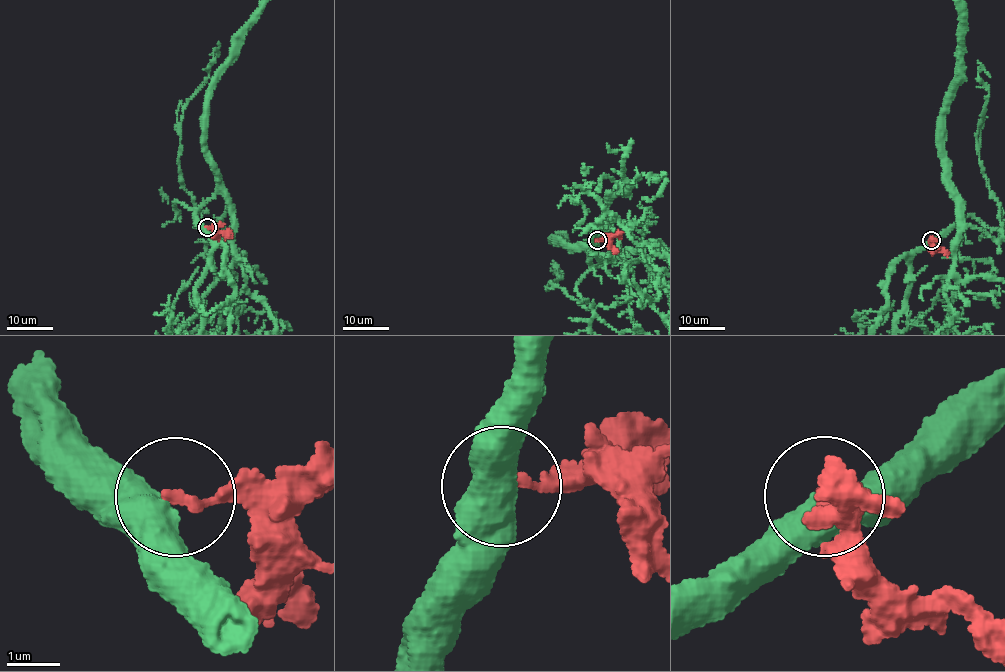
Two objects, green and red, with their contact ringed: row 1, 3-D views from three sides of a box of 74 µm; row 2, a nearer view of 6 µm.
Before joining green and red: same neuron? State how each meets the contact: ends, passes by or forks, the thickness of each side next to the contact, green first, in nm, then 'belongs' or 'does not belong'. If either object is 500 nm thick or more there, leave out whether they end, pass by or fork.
calibres 550 and 190 nm; does not belong

